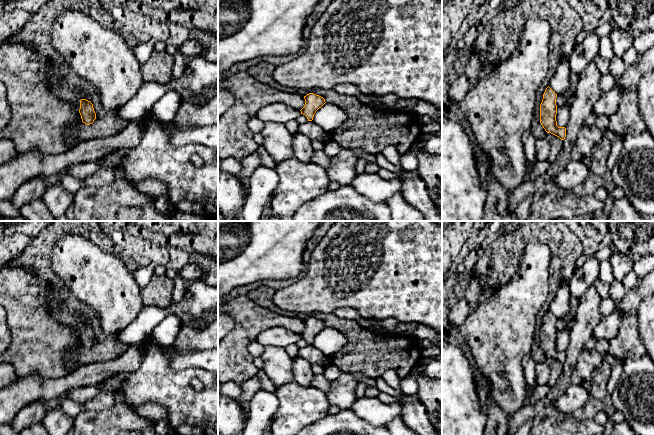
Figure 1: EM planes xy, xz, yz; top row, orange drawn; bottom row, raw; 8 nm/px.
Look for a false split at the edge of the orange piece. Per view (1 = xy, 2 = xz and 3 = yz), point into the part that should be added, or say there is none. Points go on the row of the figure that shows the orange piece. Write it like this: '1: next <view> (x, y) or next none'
1: next none
2: next none
3: next none

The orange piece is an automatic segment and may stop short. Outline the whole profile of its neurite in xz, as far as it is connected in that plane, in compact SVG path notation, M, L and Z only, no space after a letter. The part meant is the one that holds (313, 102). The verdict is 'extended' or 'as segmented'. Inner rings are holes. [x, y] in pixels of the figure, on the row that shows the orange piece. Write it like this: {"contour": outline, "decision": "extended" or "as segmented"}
{"contour": "M309 93L304 96L305 105L300 110L301 114L305 115L308 121L312 121L316 111L321 108L326 102L325 99L314 93Z", "decision": "as segmented"}

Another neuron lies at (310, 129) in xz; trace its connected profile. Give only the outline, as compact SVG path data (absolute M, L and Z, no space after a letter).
M308 121L306 123L300 124L298 127L298 132L305 134L311 140L322 141L322 136L325 131L313 121Z

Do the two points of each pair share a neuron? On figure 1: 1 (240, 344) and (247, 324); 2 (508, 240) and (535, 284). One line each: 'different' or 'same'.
1: same
2: different

